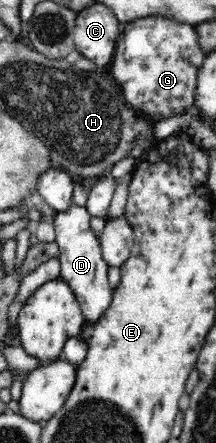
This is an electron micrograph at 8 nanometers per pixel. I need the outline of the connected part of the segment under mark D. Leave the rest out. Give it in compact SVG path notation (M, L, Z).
M73 204L67 211L54 217L55 242L59 245L60 273L73 290L81 305L85 321L94 323L108 309L112 301L112 289L108 283L108 267L102 255L99 239L90 226L91 214L85 206Z

